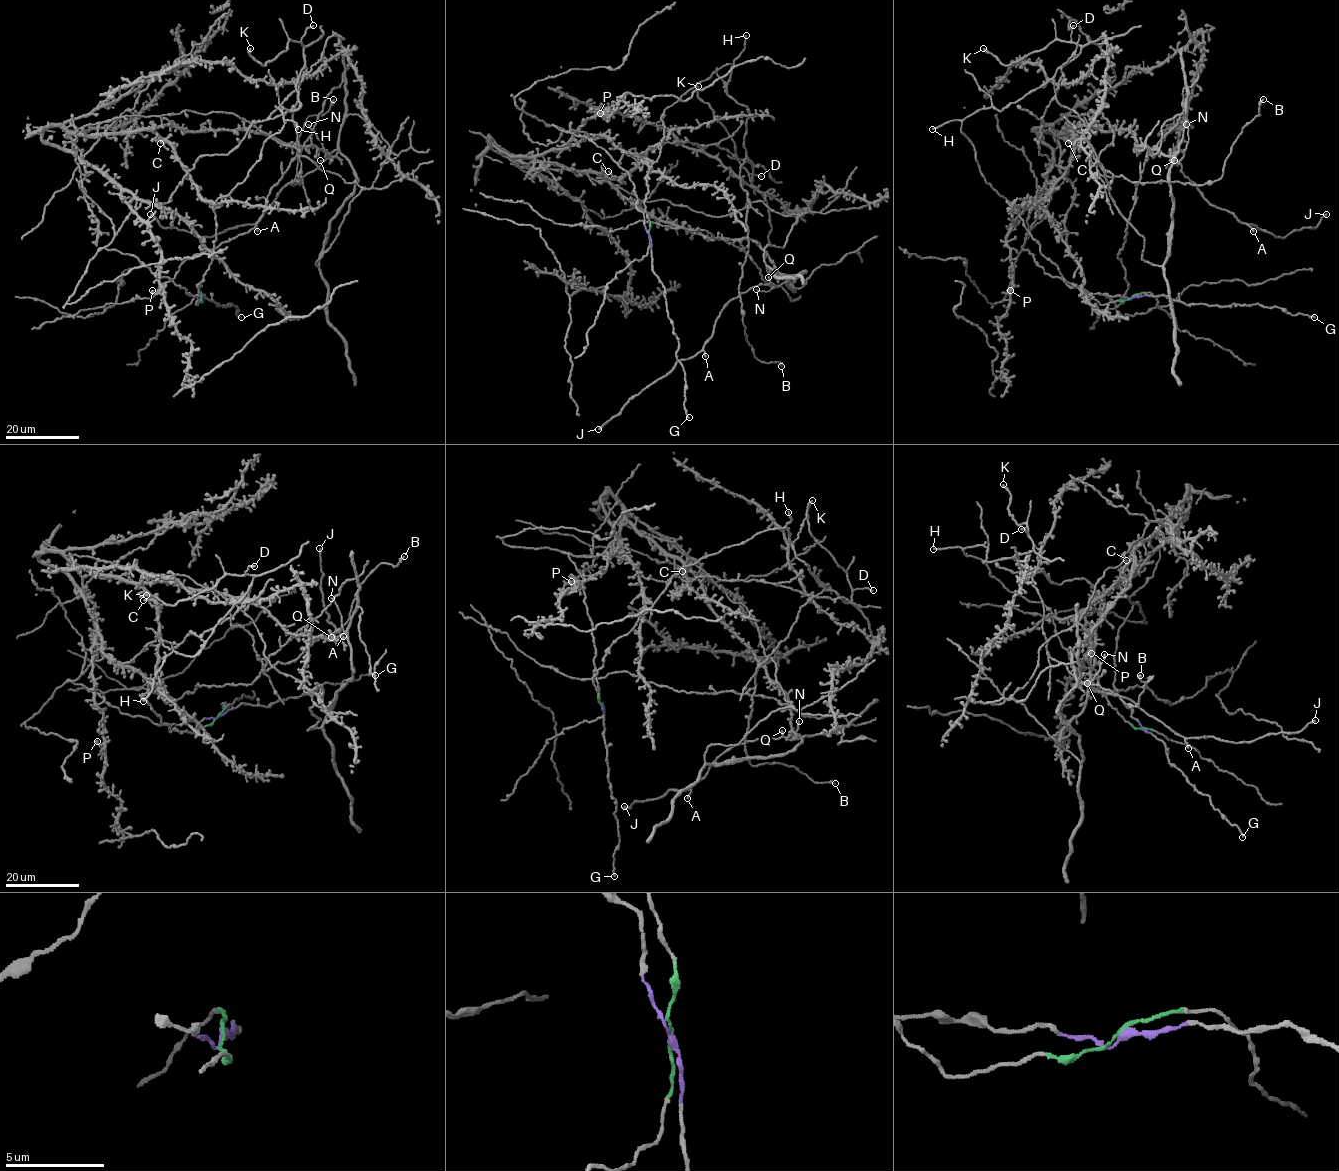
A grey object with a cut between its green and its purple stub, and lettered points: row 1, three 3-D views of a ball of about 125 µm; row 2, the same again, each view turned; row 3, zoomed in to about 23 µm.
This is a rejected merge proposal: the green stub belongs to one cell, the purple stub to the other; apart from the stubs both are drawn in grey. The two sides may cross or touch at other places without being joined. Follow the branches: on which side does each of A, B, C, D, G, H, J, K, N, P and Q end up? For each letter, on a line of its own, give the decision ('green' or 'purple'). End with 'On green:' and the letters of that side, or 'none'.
A: green
B: green
C: purple
D: green
G: purple
H: green
J: green
K: green
N: green
P: purple
Q: green
On green: A, B, D, H, J, K, N, Q

